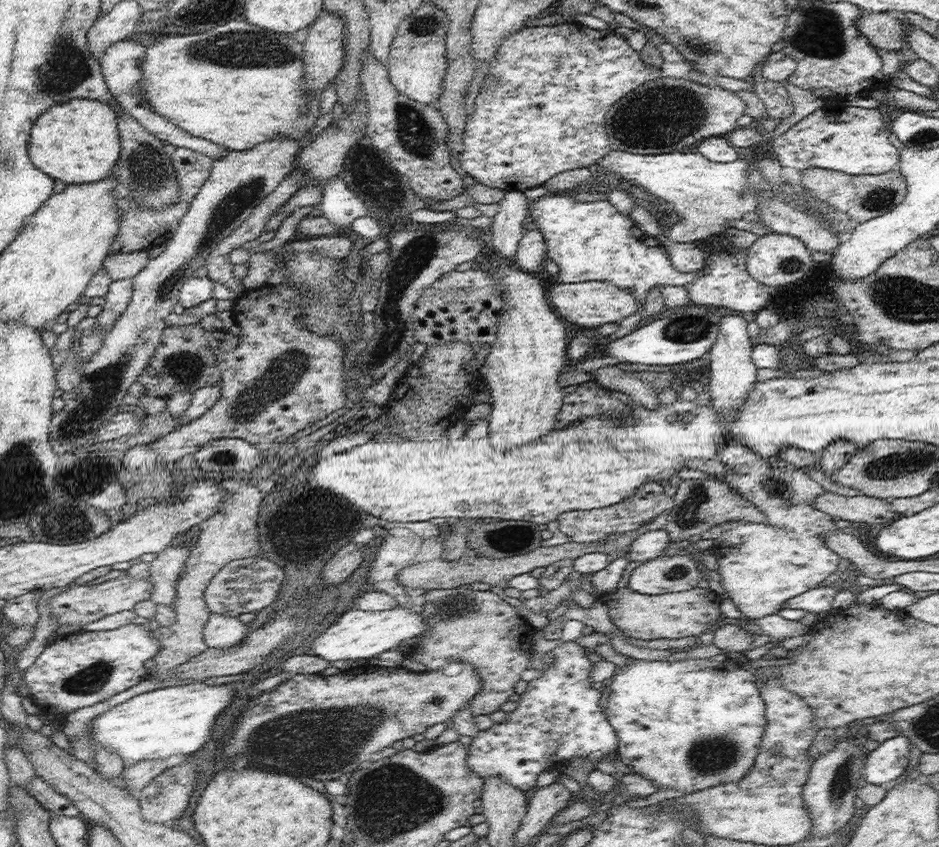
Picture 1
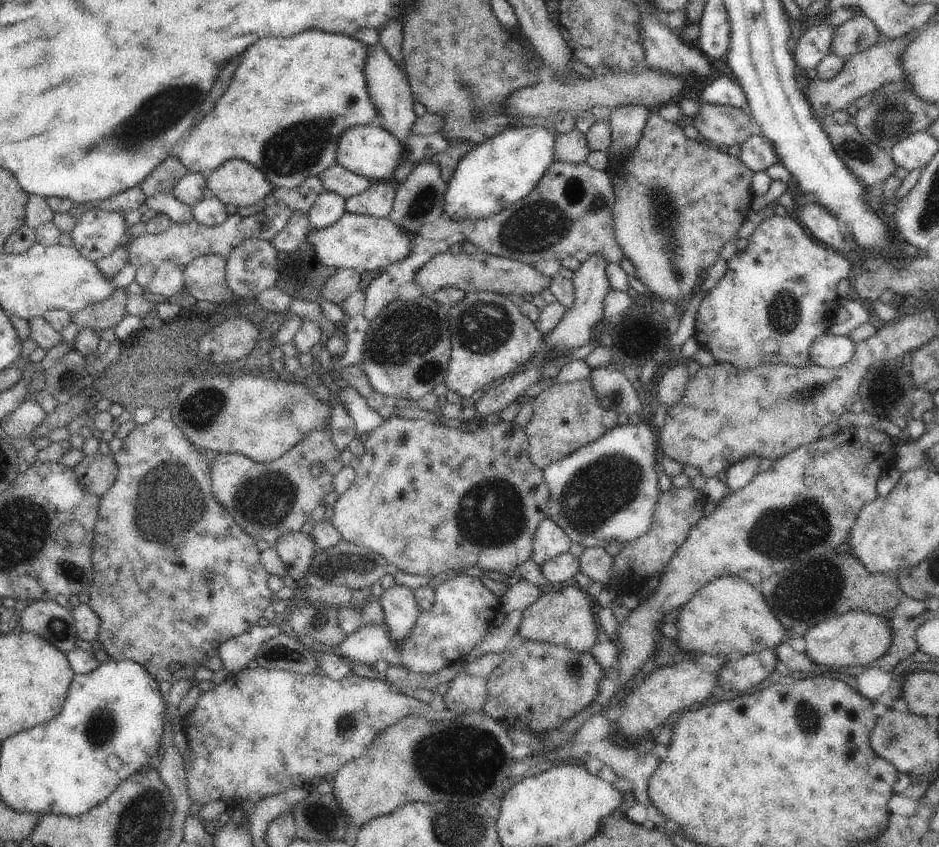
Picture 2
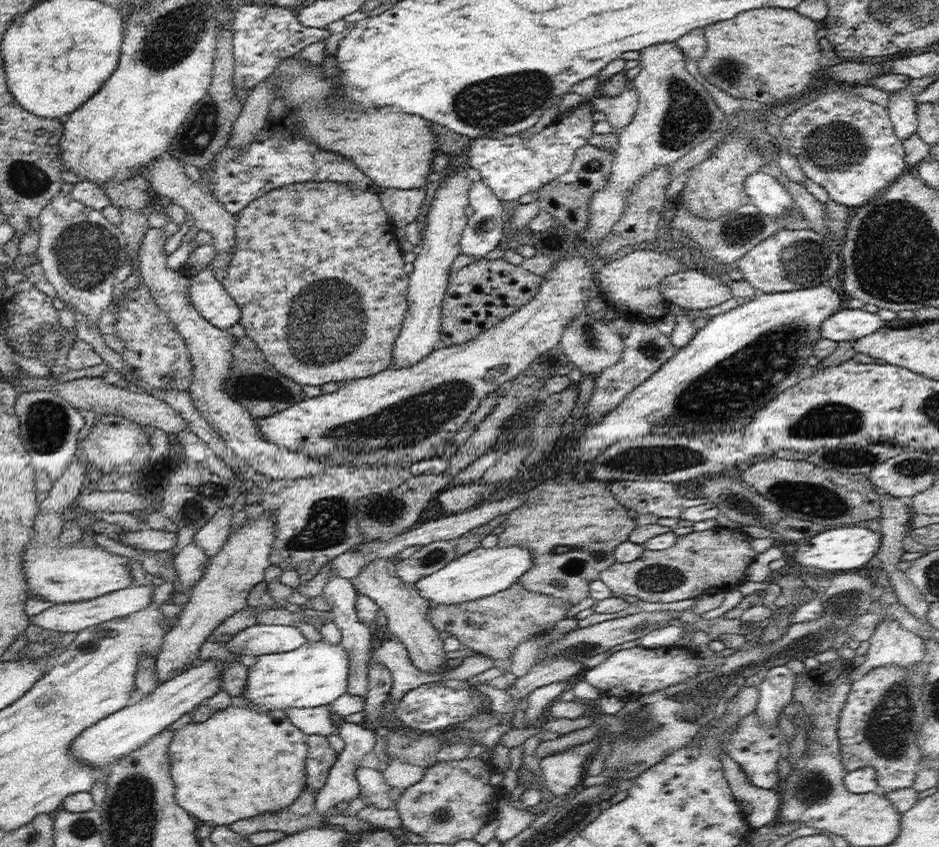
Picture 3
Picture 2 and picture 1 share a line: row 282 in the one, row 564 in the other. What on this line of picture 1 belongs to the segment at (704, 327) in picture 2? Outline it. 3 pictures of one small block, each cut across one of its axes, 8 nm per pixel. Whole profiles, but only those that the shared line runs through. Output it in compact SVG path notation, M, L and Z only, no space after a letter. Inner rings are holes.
M728 442L726 448L722 448L719 454L722 463L730 469L722 478L725 483L737 489L740 495L746 500L753 502L764 515L767 523L753 523L744 521L730 521L709 528L701 535L702 539L714 540L713 552L717 558L720 574L720 585L726 590L727 598L733 600L738 610L746 616L747 620L756 621L771 614L776 614L783 605L783 602L798 596L803 592L816 588L820 582L824 582L830 574L834 574L840 564L840 556L826 547L822 537L826 533L840 529L840 522L815 507L815 498L824 494L825 490L802 470L793 467L786 467L779 464L769 464L767 460L754 454L750 448Z

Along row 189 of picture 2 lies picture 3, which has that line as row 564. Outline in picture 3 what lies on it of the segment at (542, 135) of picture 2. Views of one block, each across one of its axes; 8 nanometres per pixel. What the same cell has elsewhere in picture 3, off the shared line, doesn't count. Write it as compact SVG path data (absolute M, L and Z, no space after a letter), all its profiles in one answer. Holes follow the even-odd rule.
M522 546L479 547L460 558L452 559L444 568L422 577L415 585L416 589L420 591L420 595L428 602L458 604L508 590L524 572L528 572L531 564L531 553L528 548Z

